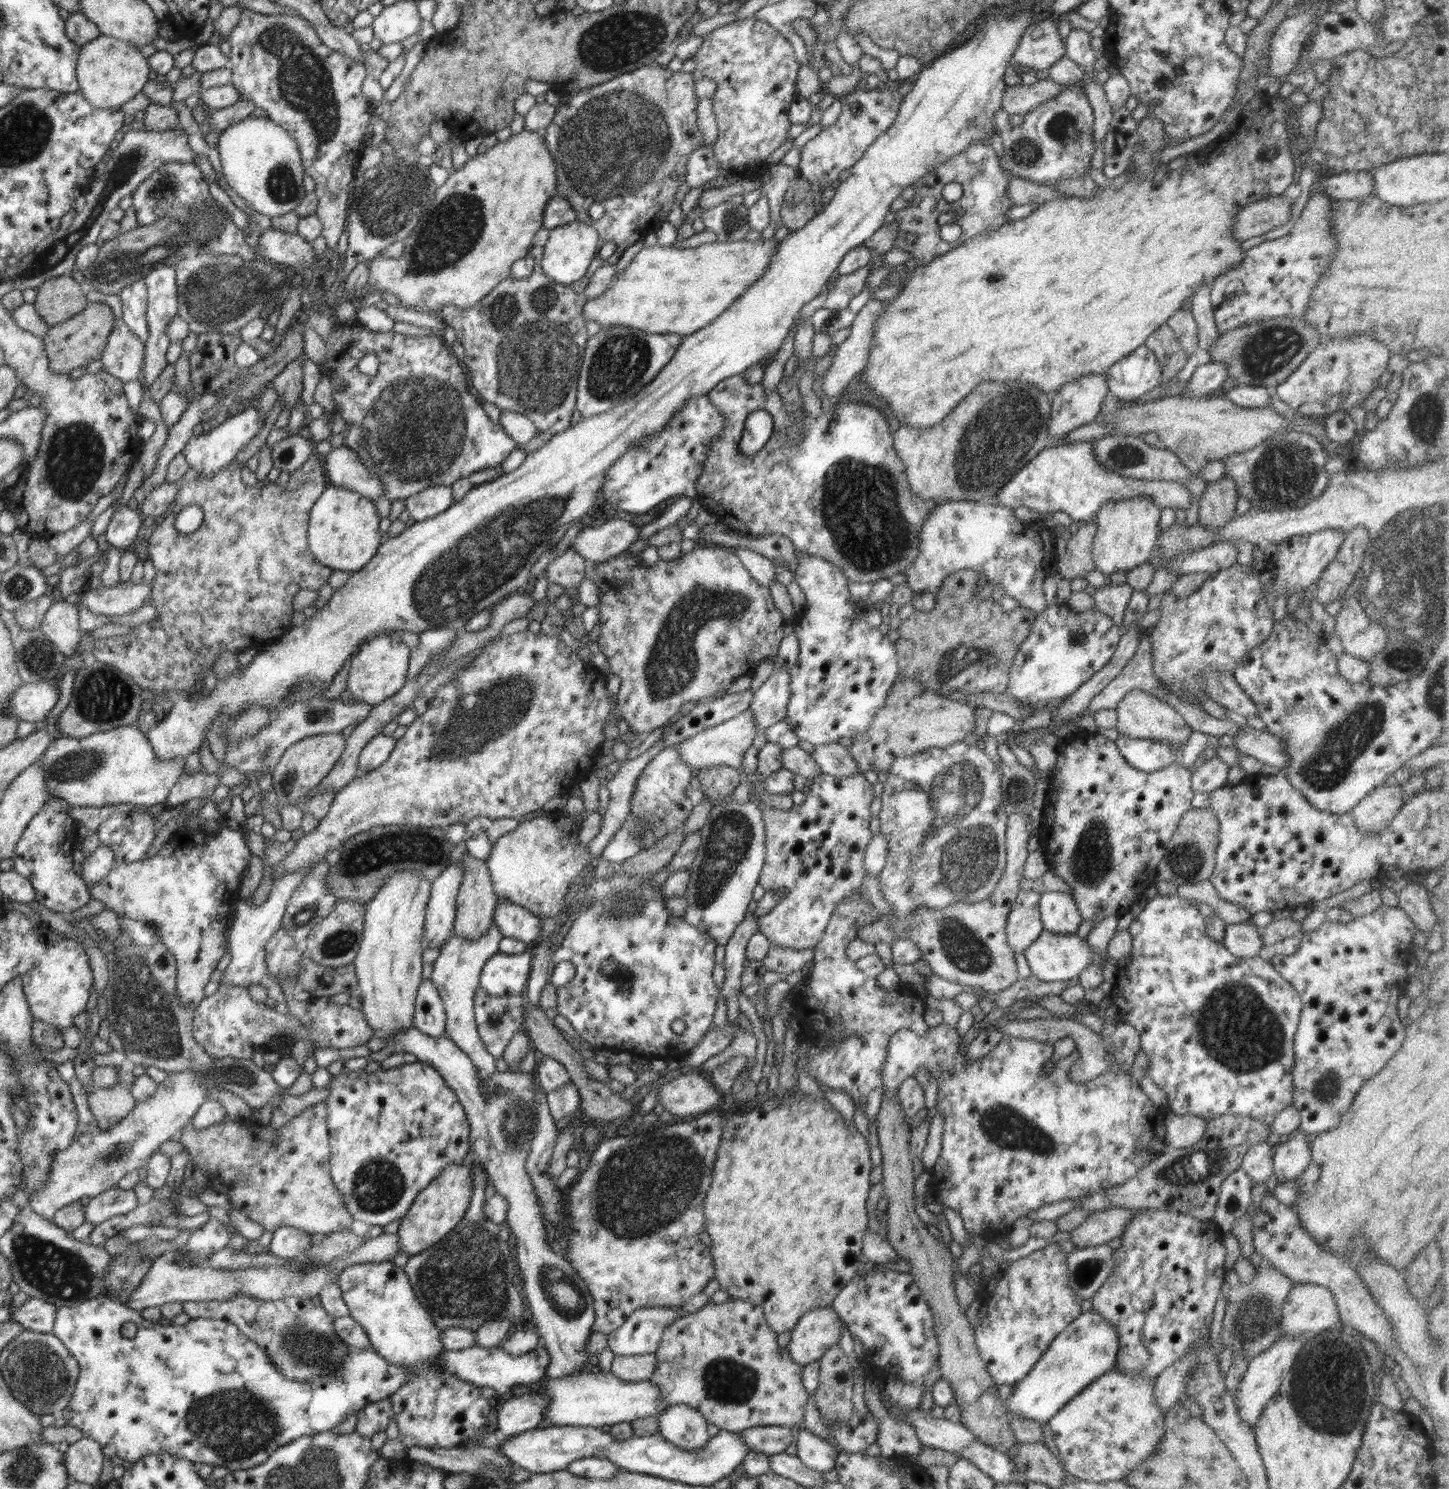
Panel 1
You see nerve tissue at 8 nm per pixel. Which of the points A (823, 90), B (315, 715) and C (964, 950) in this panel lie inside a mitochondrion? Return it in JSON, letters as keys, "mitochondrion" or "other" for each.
{"A":"other","B":"mitochondrion","C":"mitochondrion"}

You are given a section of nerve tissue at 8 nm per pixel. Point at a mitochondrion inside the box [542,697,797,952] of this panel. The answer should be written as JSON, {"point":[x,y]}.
{"point":[729,836]}

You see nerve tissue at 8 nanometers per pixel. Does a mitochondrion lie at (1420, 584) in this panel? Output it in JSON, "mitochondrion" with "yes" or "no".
{"mitochondrion":"yes"}

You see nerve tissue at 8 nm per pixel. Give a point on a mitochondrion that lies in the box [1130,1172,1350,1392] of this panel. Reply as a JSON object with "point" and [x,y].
{"point":[1252,1322]}

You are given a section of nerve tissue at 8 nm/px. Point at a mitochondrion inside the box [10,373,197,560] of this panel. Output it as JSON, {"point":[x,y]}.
{"point":[74,461]}

